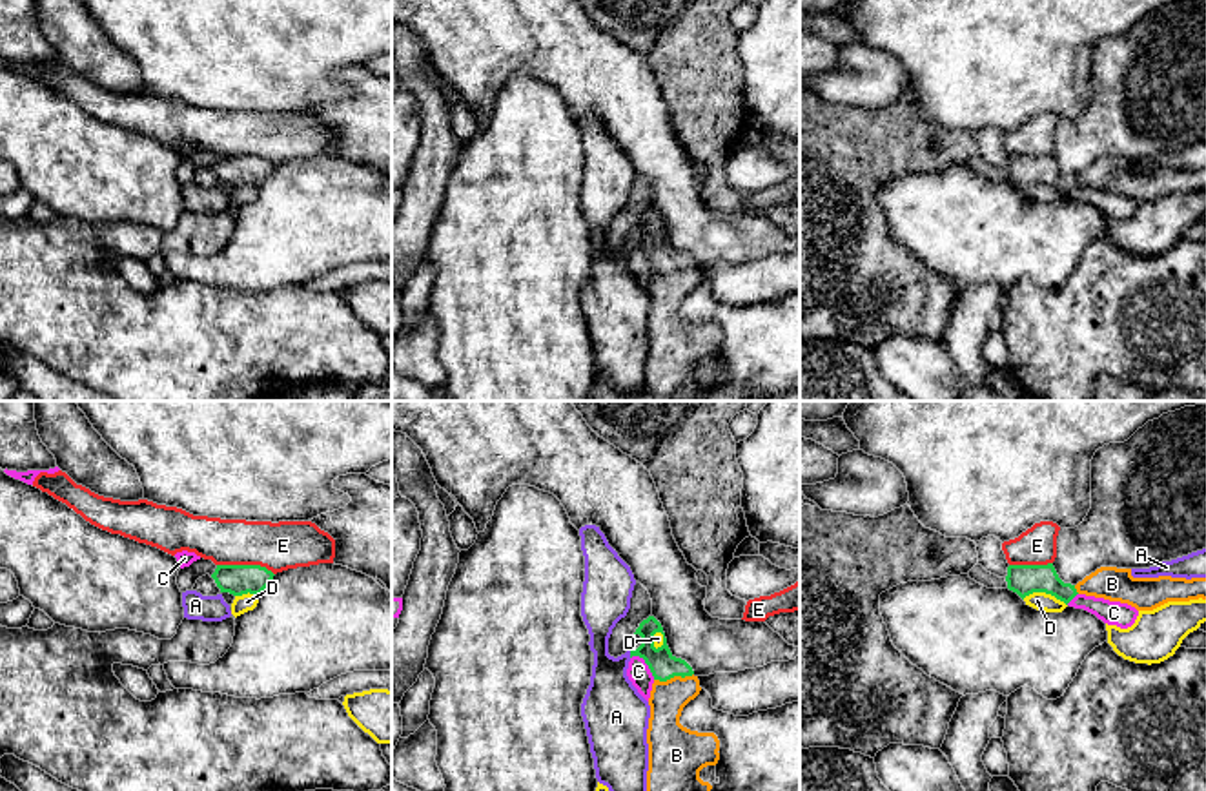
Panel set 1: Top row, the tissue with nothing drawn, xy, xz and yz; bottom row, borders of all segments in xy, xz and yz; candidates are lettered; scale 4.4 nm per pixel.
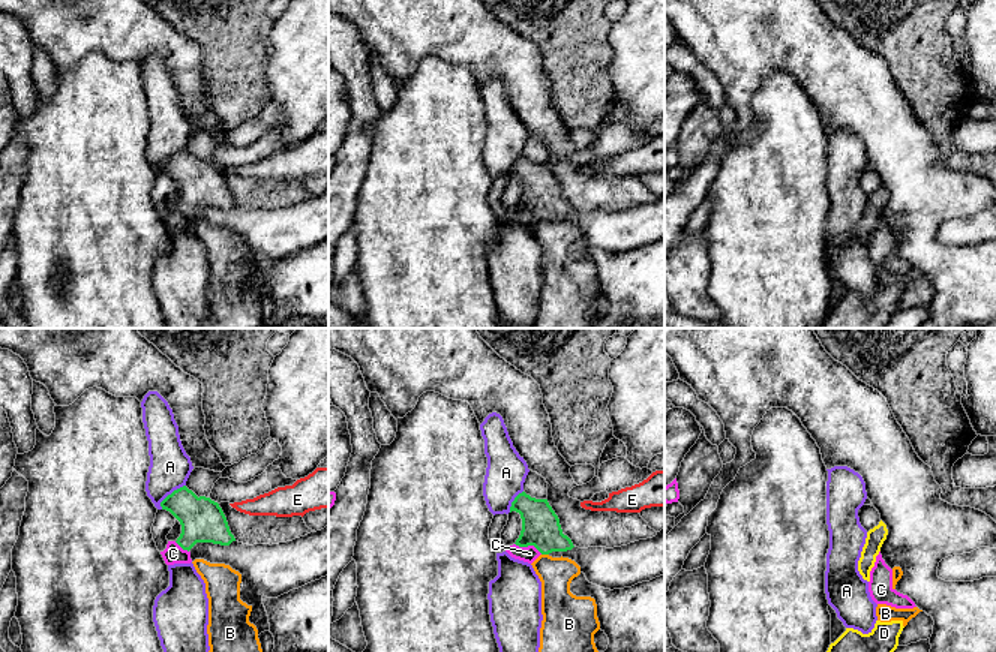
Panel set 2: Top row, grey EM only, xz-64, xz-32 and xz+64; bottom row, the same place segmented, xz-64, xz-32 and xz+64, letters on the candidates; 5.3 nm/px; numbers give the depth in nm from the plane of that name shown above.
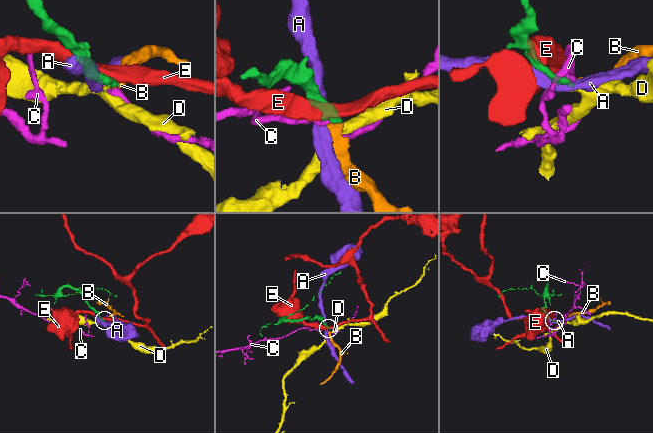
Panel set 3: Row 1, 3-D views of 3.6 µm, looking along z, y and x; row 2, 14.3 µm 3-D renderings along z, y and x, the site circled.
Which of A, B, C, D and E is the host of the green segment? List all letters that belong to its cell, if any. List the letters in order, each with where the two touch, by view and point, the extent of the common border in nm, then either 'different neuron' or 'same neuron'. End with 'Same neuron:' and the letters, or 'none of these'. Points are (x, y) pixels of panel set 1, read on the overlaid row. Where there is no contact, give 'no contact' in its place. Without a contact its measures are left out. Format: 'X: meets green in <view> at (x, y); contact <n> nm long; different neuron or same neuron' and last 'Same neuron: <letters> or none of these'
A: meets green in xz at (631, 653); contact 40 nm long; different neuron
B: meets green in xz at (673, 677); contact 180 nm long; same neuron
C: meets green in xz at (645, 662); contact 150 nm long; different neuron
D: meets green in yz at (1044, 591); contact 200 nm long; different neuron
E: meets green in xy at (246, 565); contact 260 nm long; different neuron
Same neuron: B

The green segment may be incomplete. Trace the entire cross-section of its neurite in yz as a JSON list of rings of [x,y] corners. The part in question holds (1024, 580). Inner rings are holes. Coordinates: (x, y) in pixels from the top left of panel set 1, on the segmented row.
[[[1053,563],[1009,565],[1006,581],[1022,600],[1033,592],[1046,592],[1066,605],[1077,594],[1128,603],[1137,611],[1153,611],[1168,601],[1206,600],[1206,578],[1133,578],[1131,569],[1117,567],[1100,567],[1071,585],[1058,578]]]

